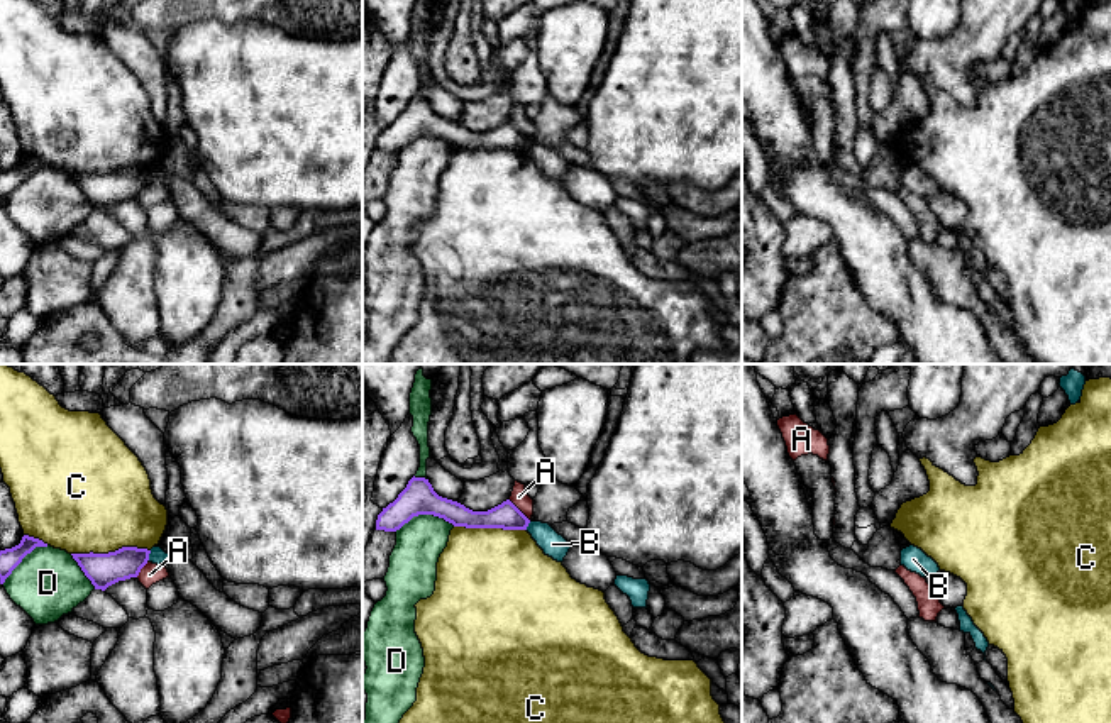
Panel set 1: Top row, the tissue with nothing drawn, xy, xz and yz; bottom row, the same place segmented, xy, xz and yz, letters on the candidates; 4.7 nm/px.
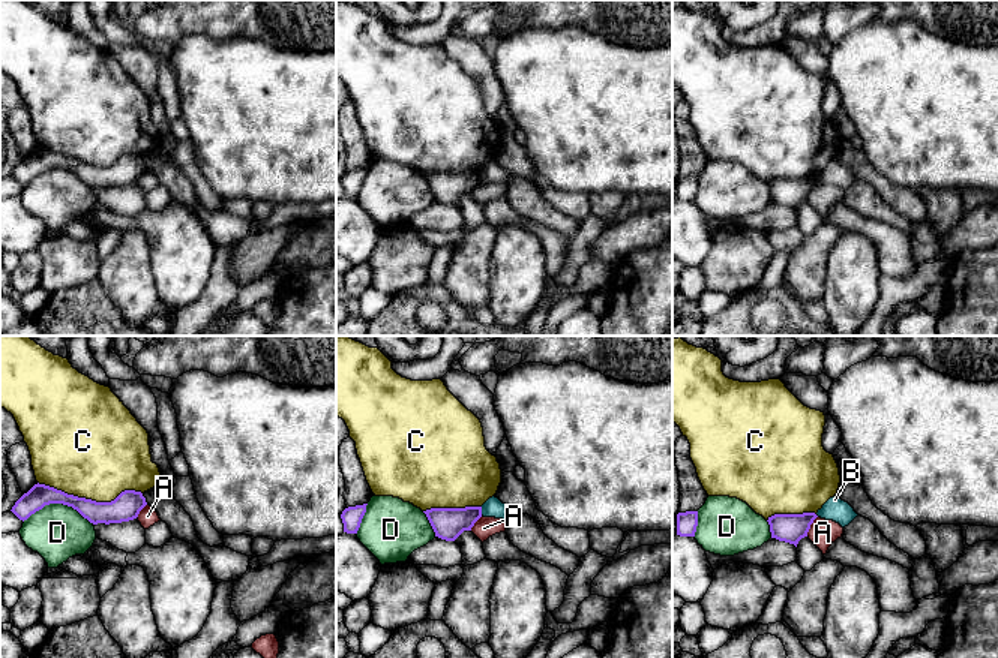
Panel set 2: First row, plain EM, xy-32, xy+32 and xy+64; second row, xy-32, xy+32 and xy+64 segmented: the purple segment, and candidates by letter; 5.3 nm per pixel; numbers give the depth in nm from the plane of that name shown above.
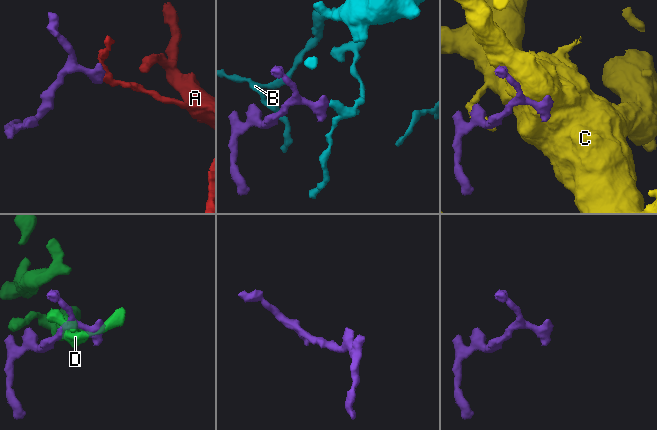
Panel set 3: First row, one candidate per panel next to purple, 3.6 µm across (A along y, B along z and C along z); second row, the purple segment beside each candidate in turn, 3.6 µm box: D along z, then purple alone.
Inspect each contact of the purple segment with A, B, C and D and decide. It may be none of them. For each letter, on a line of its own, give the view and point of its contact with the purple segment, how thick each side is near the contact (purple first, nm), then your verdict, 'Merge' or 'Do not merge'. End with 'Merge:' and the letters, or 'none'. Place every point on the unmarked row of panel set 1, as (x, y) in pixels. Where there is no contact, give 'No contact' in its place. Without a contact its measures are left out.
A: Touches purple at xz (519, 131). Thickness 120 nm (purple) against 80 nm. Do not merge
B: Touches purple at xy (148, 176). Thickness 160 nm (purple) against 80 nm. Do not merge
C: Touches purple at xy (110, 173). Thickness 160 nm (purple) against 480 nm. Do not merge
D: Touches purple at xz (424, 134). Thickness 160 nm (purple) against 220 nm. Do not merge
Merge: none

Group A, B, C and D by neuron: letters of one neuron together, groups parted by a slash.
A / B / C / D

